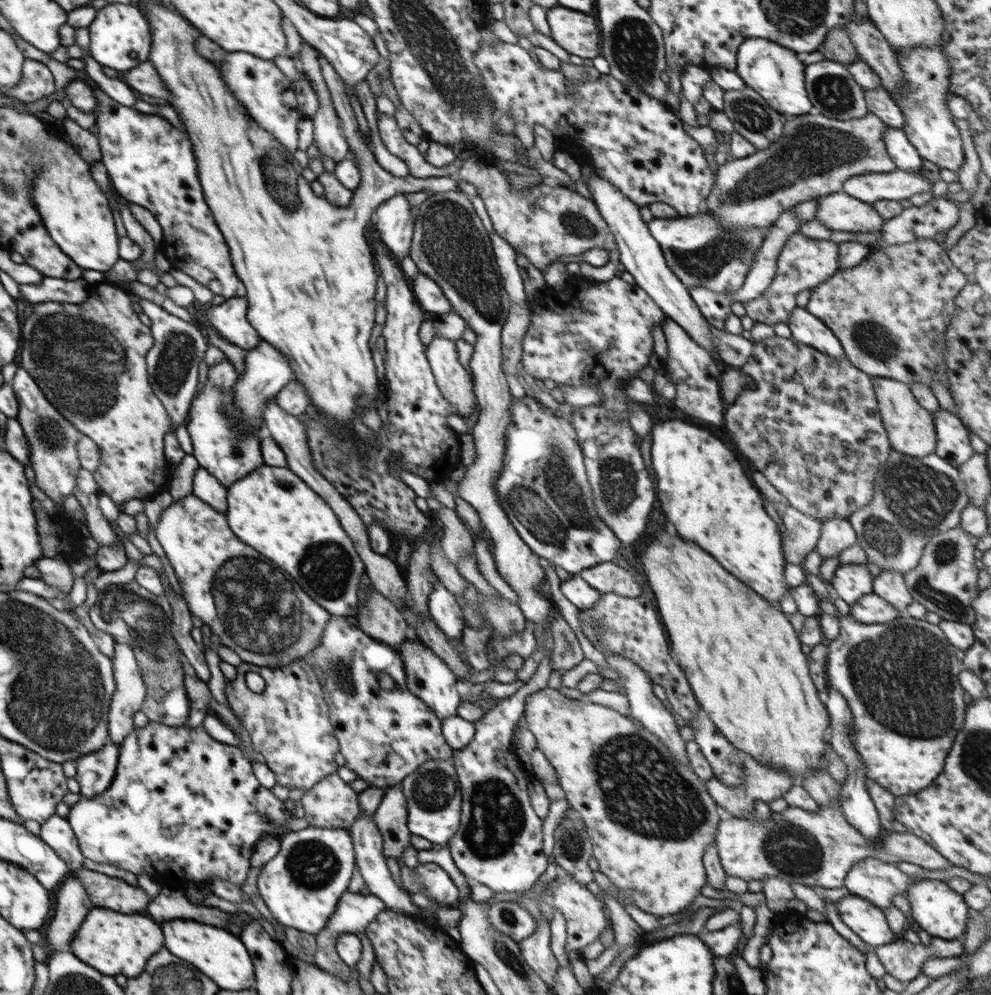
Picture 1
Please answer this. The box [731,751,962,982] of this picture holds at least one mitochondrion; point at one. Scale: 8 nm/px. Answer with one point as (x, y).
(787, 846)

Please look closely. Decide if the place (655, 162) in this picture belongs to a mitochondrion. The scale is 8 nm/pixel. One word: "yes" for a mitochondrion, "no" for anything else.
no

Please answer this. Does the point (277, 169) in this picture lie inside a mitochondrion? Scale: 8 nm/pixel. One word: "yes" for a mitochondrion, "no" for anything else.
yes

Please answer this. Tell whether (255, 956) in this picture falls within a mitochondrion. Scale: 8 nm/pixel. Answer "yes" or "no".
no

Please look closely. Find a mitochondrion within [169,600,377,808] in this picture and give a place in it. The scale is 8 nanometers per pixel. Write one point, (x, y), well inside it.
(339, 669)

